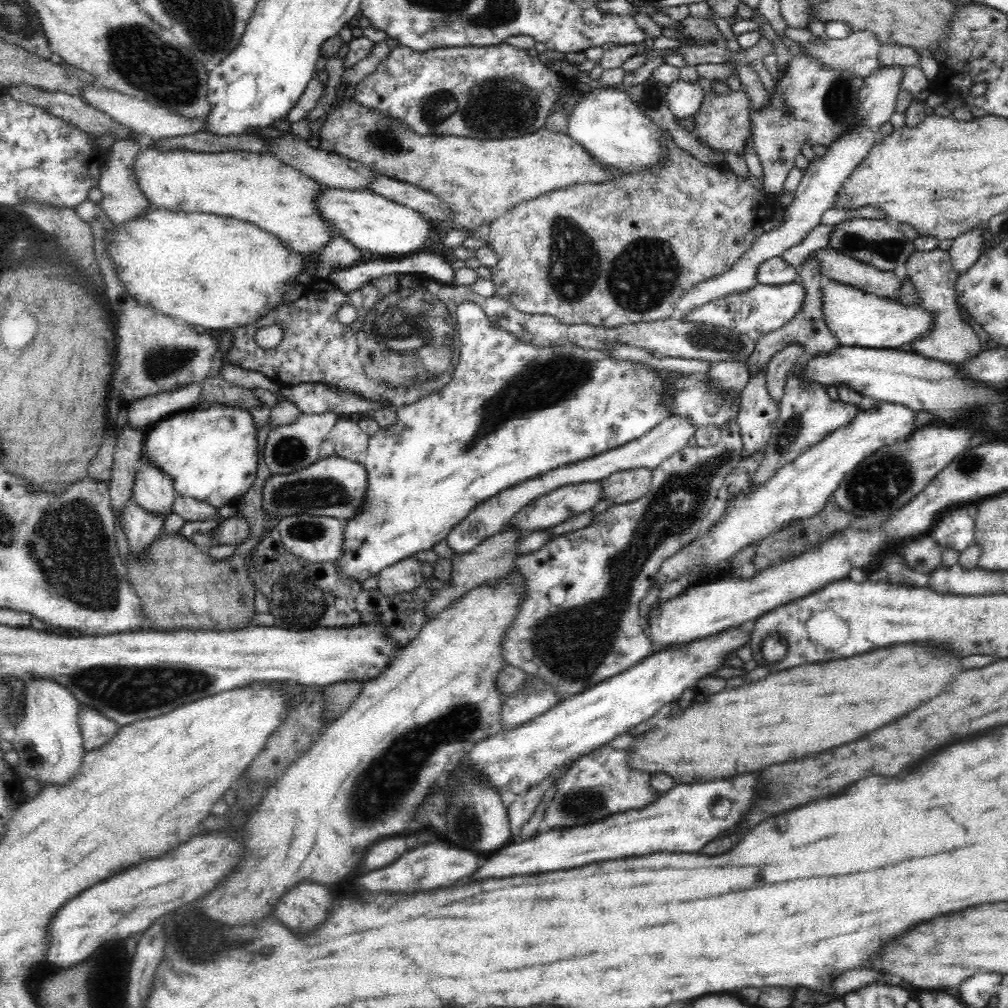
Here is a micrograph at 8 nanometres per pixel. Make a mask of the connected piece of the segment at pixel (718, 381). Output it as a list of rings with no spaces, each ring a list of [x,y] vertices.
[[[749,356],[746,360],[717,361],[707,374],[719,390],[738,394],[751,378]]]

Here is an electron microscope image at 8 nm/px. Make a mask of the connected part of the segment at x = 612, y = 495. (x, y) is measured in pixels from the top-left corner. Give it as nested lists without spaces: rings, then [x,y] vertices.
[[[646,467],[615,472],[601,480],[603,498],[612,500],[614,504],[632,502],[650,490],[652,479],[653,469]]]

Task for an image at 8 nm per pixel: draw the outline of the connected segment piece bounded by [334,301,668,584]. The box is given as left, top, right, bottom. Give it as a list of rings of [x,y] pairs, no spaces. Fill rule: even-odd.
[[[464,301],[456,311],[457,318],[457,339],[458,339],[458,359],[460,364],[454,372],[454,378],[444,390],[417,399],[416,402],[407,403],[397,407],[397,421],[389,429],[380,429],[374,436],[370,437],[368,450],[364,455],[362,464],[364,474],[366,474],[366,486],[364,488],[364,502],[360,510],[356,510],[350,518],[344,520],[342,528],[342,550],[340,556],[334,560],[338,575],[344,575],[346,579],[352,579],[359,584],[376,577],[377,574],[395,562],[407,559],[422,550],[430,550],[435,547],[446,534],[468,516],[472,508],[476,508],[484,500],[496,496],[496,494],[512,488],[526,479],[534,478],[538,474],[548,472],[554,468],[586,460],[633,442],[652,430],[656,424],[668,417],[668,409],[662,405],[662,390],[664,390],[663,378],[656,370],[648,370],[642,364],[633,364],[623,361],[620,366],[614,363],[612,358],[604,355],[602,351],[589,351],[576,346],[550,346],[533,347],[520,340],[515,340],[509,332],[491,325],[486,314],[480,306]]]

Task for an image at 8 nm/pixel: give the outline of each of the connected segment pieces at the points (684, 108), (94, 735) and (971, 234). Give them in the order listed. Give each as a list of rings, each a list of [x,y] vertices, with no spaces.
[[[677,80],[669,86],[667,106],[676,120],[696,116],[702,108],[705,92],[699,83]]]
[[[80,705],[79,708],[79,725],[86,753],[94,748],[100,748],[100,744],[112,740],[119,728],[114,721],[104,717],[102,713],[84,705]]]
[[[985,227],[965,232],[961,237],[955,238],[947,250],[952,269],[958,273],[958,276],[964,274],[978,260],[980,253],[984,251],[982,248],[984,242],[982,232],[984,231]]]

